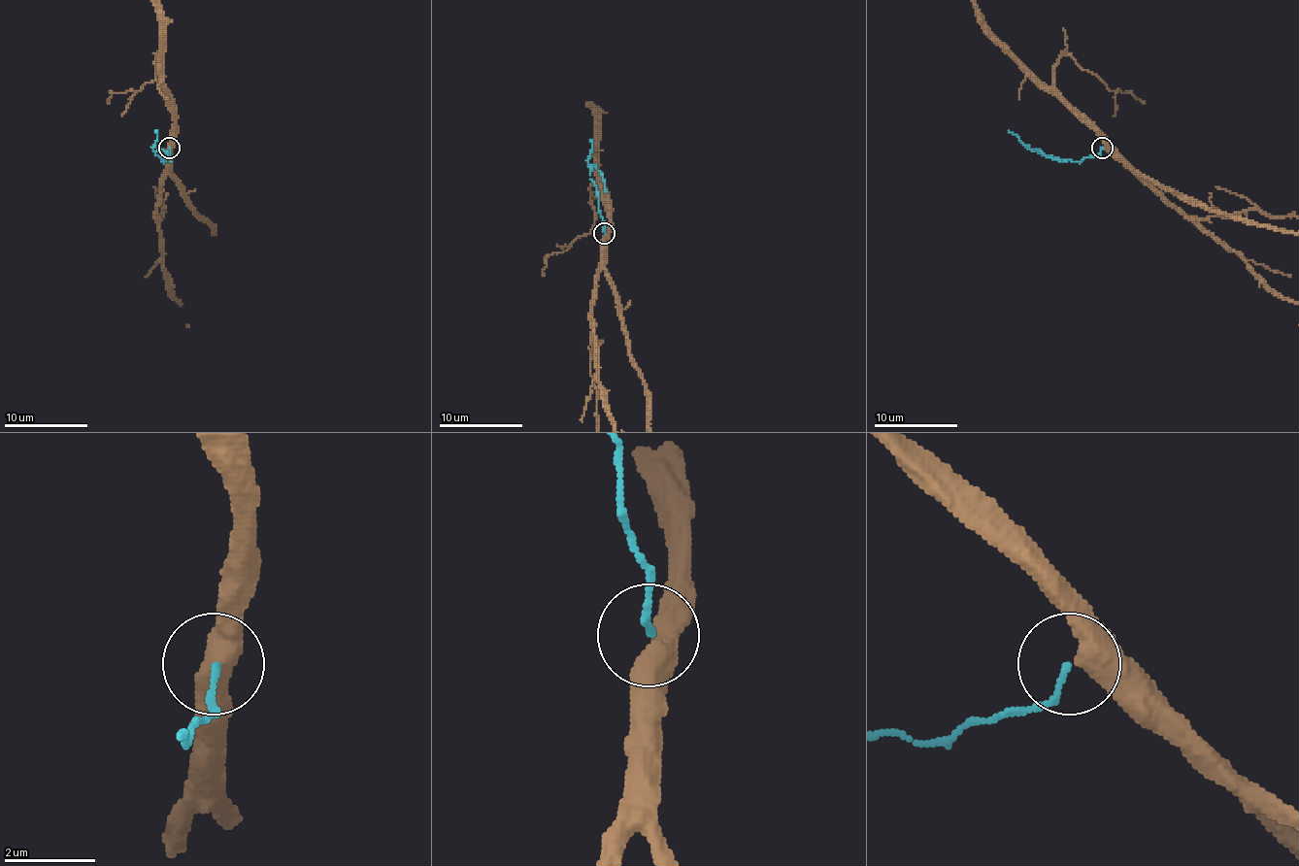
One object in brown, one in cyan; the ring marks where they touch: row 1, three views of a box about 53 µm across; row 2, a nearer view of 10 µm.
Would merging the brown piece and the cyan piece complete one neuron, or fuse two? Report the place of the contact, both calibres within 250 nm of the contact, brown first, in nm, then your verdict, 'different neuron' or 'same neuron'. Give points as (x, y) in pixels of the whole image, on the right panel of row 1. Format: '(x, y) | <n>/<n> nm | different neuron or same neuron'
(1102, 148) | 480/110 nm | same neuron

